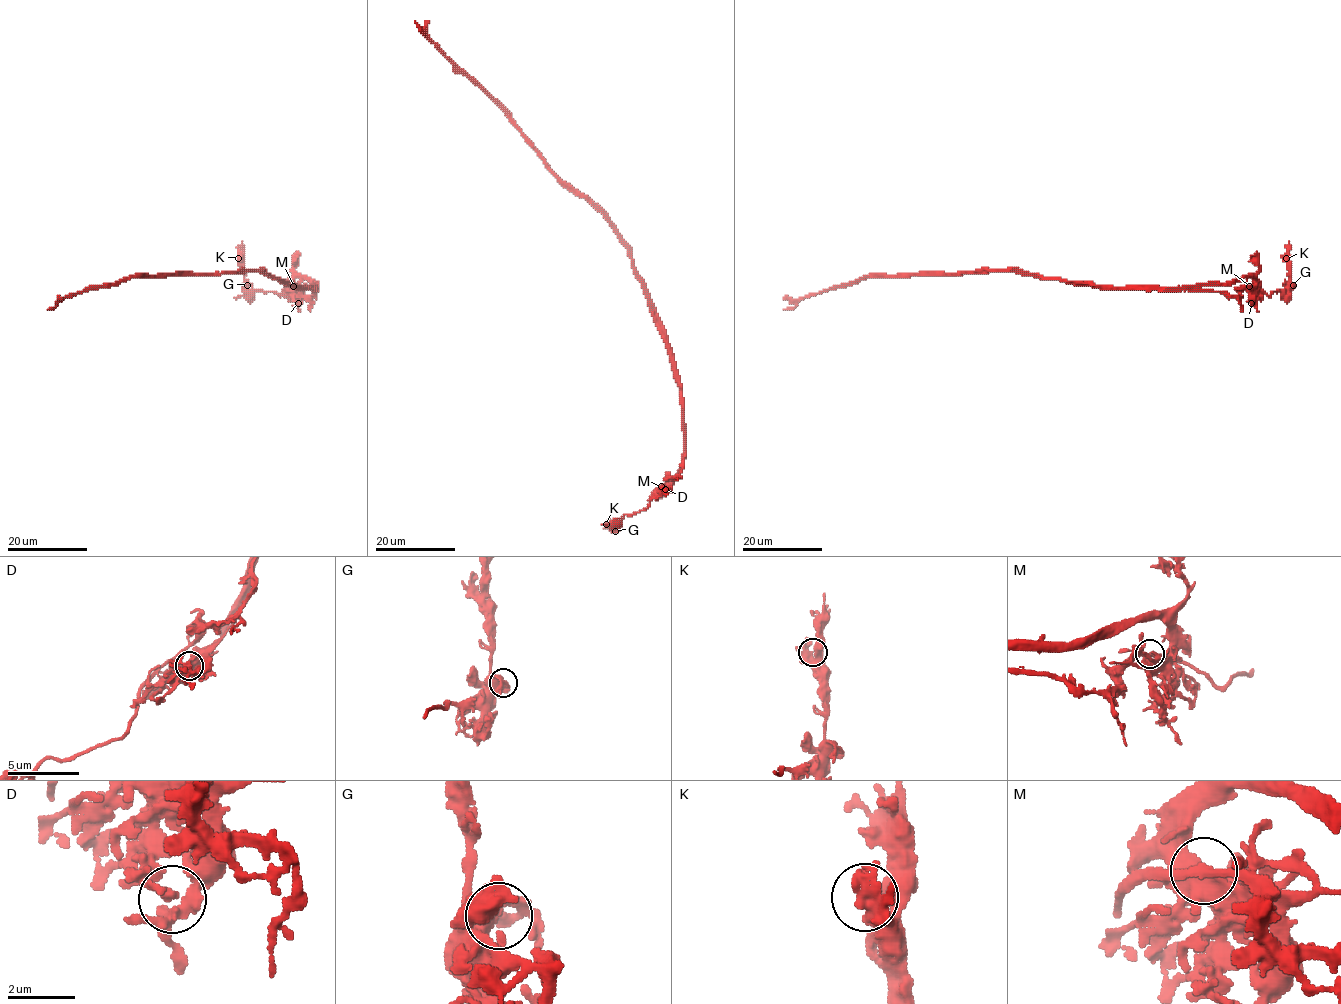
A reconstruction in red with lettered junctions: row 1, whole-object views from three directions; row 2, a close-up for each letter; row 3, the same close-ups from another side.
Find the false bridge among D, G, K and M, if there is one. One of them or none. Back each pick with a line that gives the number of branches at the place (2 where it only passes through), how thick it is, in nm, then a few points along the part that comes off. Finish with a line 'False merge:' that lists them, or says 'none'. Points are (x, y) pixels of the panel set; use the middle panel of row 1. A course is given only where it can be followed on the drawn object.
M: 3 branches meet; 220 nm thick; foreign part runs (661, 487), (683, 468), (683, 398), (665, 329), (628, 247), (599, 211), (560, 182), (505, 109), (452, 68)
False merge: M

